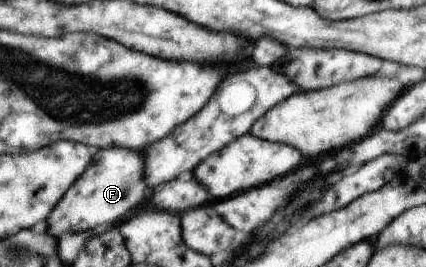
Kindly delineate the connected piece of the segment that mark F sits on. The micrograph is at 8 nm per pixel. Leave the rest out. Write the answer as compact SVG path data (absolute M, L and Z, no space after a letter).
M106 147L93 150L94 154L84 172L65 194L65 198L53 210L46 220L48 232L58 239L66 233L84 233L96 226L118 224L132 208L136 208L146 196L144 182L144 154L137 150L118 147Z

